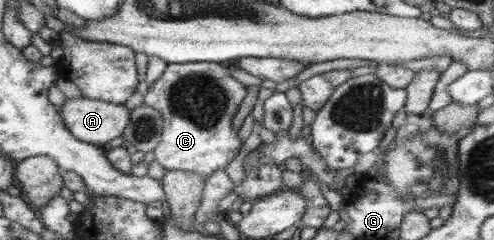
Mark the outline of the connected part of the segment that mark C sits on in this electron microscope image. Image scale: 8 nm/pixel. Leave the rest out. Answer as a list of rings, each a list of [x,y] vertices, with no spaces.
[[[184,62],[167,64],[163,73],[143,94],[143,104],[156,110],[163,119],[160,142],[152,151],[153,160],[166,170],[182,170],[210,176],[238,154],[242,142],[238,131],[232,128],[232,119],[237,113],[246,87],[230,75],[229,63]]]

